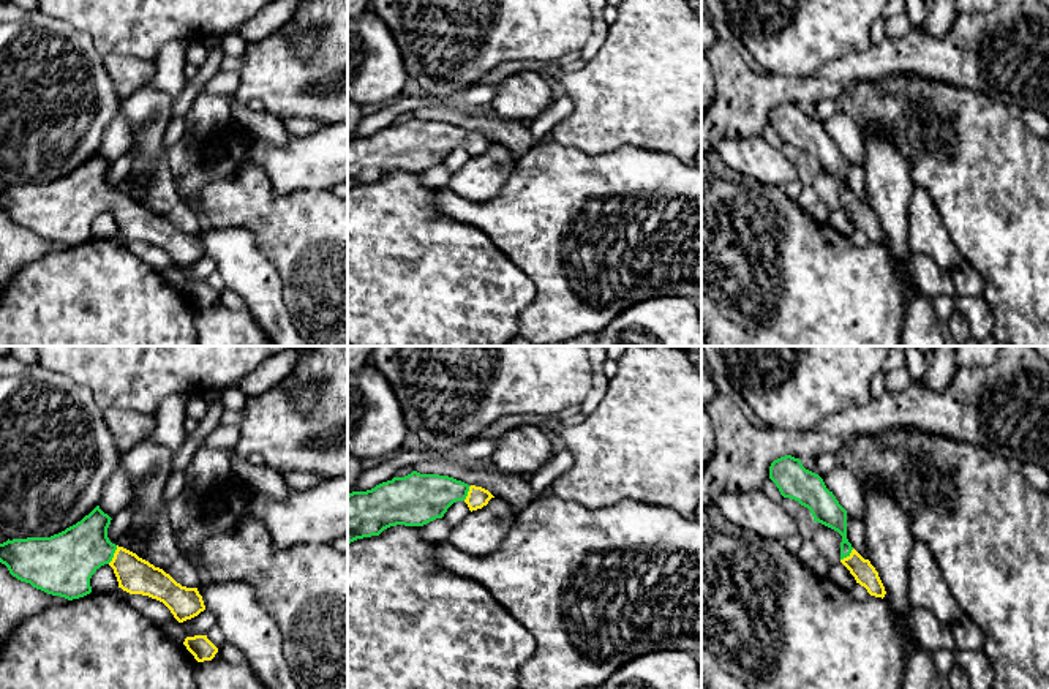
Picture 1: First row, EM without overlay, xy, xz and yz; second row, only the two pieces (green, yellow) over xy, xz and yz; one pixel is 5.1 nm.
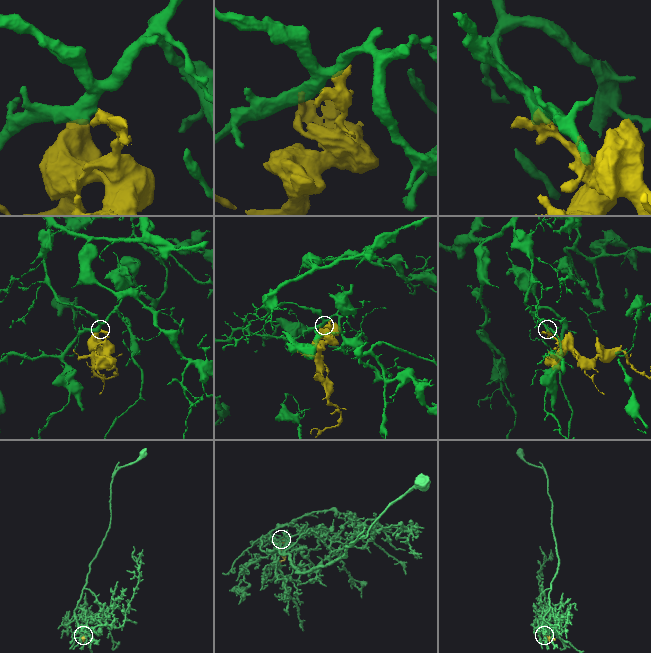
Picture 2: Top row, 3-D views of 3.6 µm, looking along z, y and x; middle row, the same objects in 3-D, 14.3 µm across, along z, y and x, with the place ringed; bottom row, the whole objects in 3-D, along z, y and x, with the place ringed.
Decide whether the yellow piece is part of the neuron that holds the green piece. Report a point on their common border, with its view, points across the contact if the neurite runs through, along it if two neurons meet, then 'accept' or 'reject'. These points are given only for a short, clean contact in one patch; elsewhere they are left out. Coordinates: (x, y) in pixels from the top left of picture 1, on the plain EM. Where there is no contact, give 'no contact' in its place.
contact xy (112, 201); way xy (65, 209), (75, 201), (112, 201), (135, 222); accept

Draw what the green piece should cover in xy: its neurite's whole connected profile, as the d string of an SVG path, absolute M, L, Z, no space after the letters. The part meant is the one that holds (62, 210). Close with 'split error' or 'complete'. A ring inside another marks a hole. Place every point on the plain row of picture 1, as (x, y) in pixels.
M96 152L81 168L51 183L8 185L0 190L0 209L5 210L9 220L17 226L68 247L90 240L92 221L101 212L109 210L114 215L118 234L130 240L142 240L163 248L179 269L191 265L205 256L197 234L182 232L163 215L112 190L107 183L111 166L112 164Z; split error

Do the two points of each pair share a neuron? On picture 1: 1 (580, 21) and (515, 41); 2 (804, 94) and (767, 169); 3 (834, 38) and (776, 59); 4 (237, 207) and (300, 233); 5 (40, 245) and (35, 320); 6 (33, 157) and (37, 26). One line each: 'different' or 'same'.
1: same
2: different
3: same
4: same
5: different
6: same

